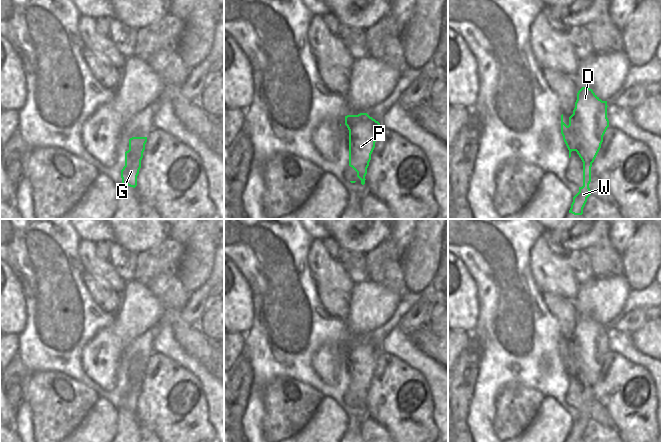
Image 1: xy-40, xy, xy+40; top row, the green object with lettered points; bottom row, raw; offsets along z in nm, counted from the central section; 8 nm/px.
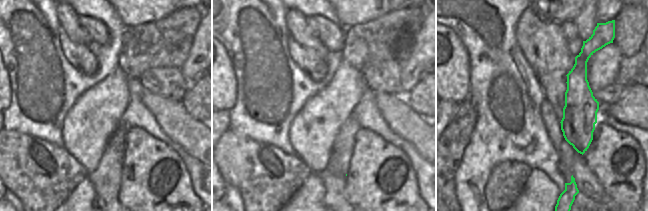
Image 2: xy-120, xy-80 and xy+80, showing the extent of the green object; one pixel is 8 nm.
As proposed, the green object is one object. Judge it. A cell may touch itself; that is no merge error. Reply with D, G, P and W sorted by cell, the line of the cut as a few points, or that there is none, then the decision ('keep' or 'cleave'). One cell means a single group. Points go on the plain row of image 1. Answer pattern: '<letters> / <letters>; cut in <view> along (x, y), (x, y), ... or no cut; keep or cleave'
D G P W; no cut; keep

